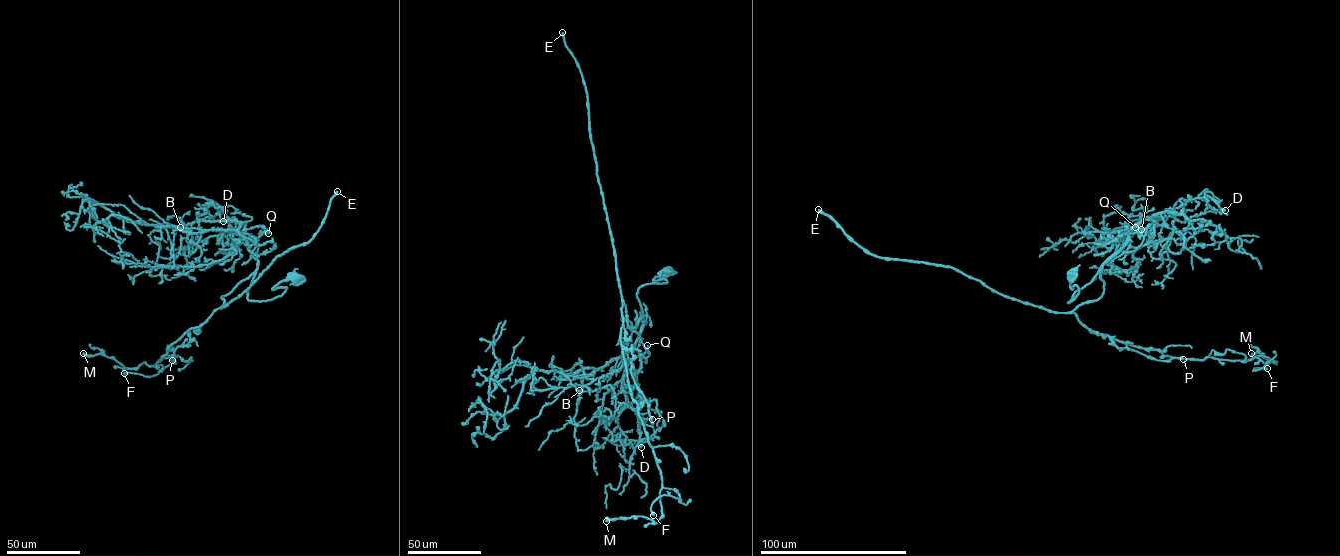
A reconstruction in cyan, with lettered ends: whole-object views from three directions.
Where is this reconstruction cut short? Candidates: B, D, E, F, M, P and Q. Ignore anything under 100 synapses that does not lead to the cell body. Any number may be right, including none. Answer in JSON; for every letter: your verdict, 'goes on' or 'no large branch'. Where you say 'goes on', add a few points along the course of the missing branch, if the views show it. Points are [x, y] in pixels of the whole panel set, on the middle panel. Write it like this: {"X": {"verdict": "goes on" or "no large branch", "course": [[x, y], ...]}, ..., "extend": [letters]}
{"B": {"verdict": "no large branch"}, "D": {"verdict": "no large branch"}, "E": {"verdict": "goes on"}, "F": {"verdict": "no large branch"}, "M": {"verdict": "no large branch"}, "P": {"verdict": "no large branch"}, "Q": {"verdict": "no large branch"}, "extend": ["E"]}

